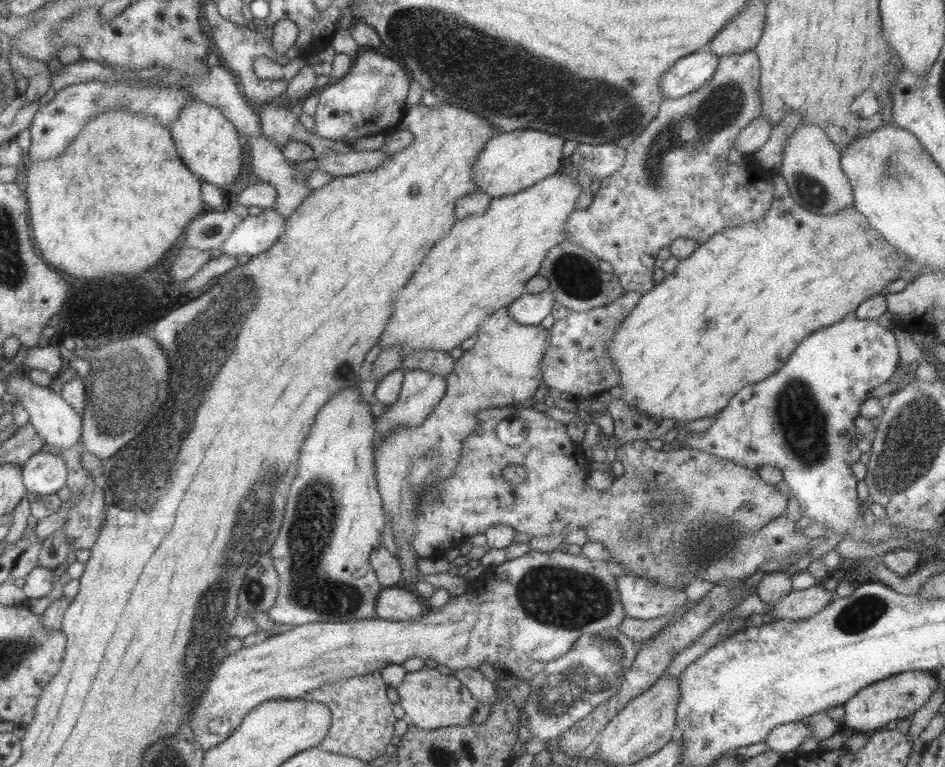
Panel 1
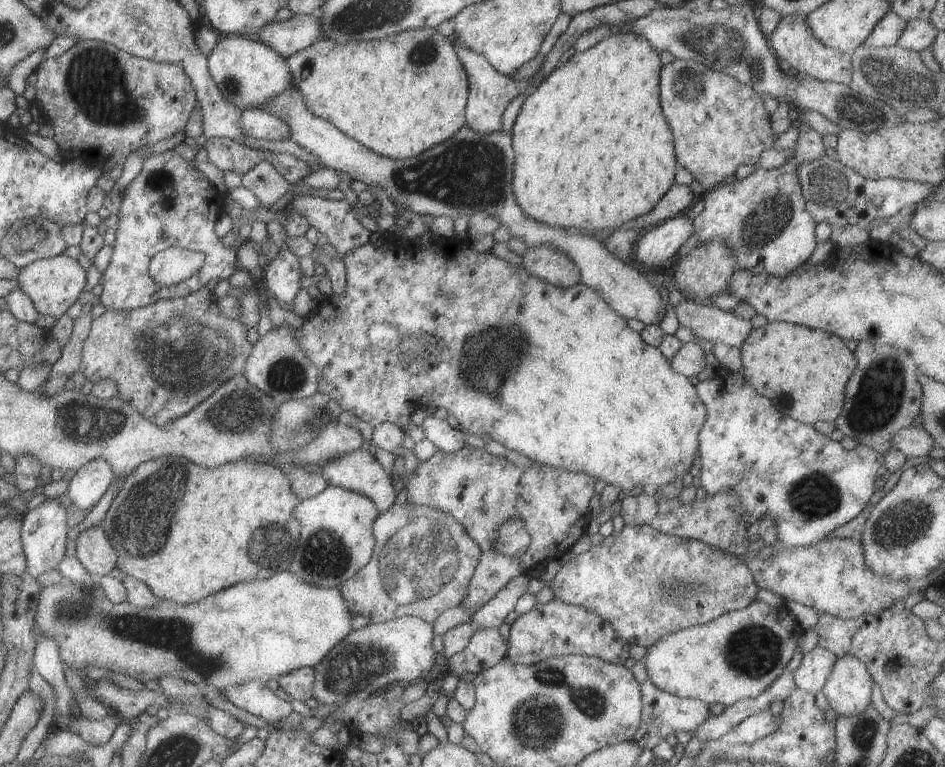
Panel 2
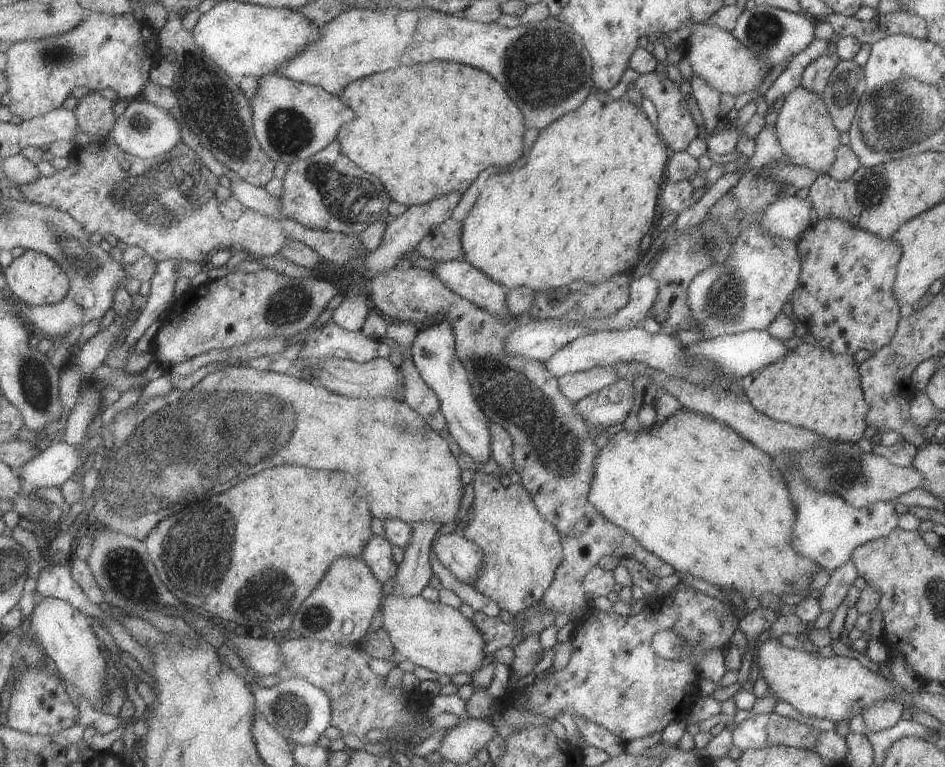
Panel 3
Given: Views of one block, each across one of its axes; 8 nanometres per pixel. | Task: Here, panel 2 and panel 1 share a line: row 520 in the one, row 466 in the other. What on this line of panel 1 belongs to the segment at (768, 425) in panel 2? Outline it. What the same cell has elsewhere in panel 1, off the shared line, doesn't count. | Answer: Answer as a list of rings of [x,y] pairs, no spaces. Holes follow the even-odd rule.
[[[841,319],[821,327],[797,344],[785,366],[781,366],[769,378],[749,384],[733,394],[705,432],[696,434],[686,429],[682,431],[684,448],[693,448],[753,470],[760,466],[780,469],[782,479],[798,502],[802,516],[812,518],[813,523],[825,524],[832,532],[849,532],[846,538],[852,536],[861,542],[883,542],[889,538],[897,538],[901,542],[907,538],[921,540],[926,533],[911,533],[907,528],[897,528],[886,518],[875,519],[871,531],[865,531],[861,527],[862,510],[856,494],[857,481],[850,470],[850,465],[857,462],[861,455],[856,444],[851,443],[859,435],[853,423],[859,416],[859,406],[868,398],[872,388],[883,384],[894,373],[898,360],[893,330],[881,327],[876,319]],[[844,431],[851,432],[852,436],[841,435]]]

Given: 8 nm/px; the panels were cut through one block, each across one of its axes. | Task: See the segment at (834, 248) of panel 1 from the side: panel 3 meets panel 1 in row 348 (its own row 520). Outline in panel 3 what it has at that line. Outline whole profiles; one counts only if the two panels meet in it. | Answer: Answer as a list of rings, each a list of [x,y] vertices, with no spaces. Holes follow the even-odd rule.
[[[681,408],[675,414],[668,416],[661,424],[652,424],[641,431],[631,432],[622,429],[609,438],[607,443],[596,452],[587,500],[601,513],[603,518],[626,530],[645,550],[657,555],[657,558],[666,562],[674,570],[711,582],[721,590],[738,591],[746,603],[755,604],[763,592],[770,592],[780,598],[779,594],[797,594],[797,592],[807,591],[809,574],[819,567],[816,562],[793,550],[789,536],[791,536],[791,528],[795,522],[795,512],[791,508],[783,478],[773,462],[775,460],[771,460],[768,454],[753,446],[751,441],[743,438],[725,423],[720,423],[709,415]]]

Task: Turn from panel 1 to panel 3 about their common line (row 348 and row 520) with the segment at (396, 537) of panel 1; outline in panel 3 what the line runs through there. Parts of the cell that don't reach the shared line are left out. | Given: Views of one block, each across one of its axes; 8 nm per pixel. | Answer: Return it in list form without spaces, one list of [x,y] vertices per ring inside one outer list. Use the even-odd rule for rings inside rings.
[[[481,469],[472,476],[472,484],[469,518],[460,532],[482,552],[481,566],[471,587],[514,617],[533,607],[551,584],[556,566],[562,559],[560,538],[555,527],[537,512],[520,484],[510,483],[503,487],[497,476],[483,473]]]

